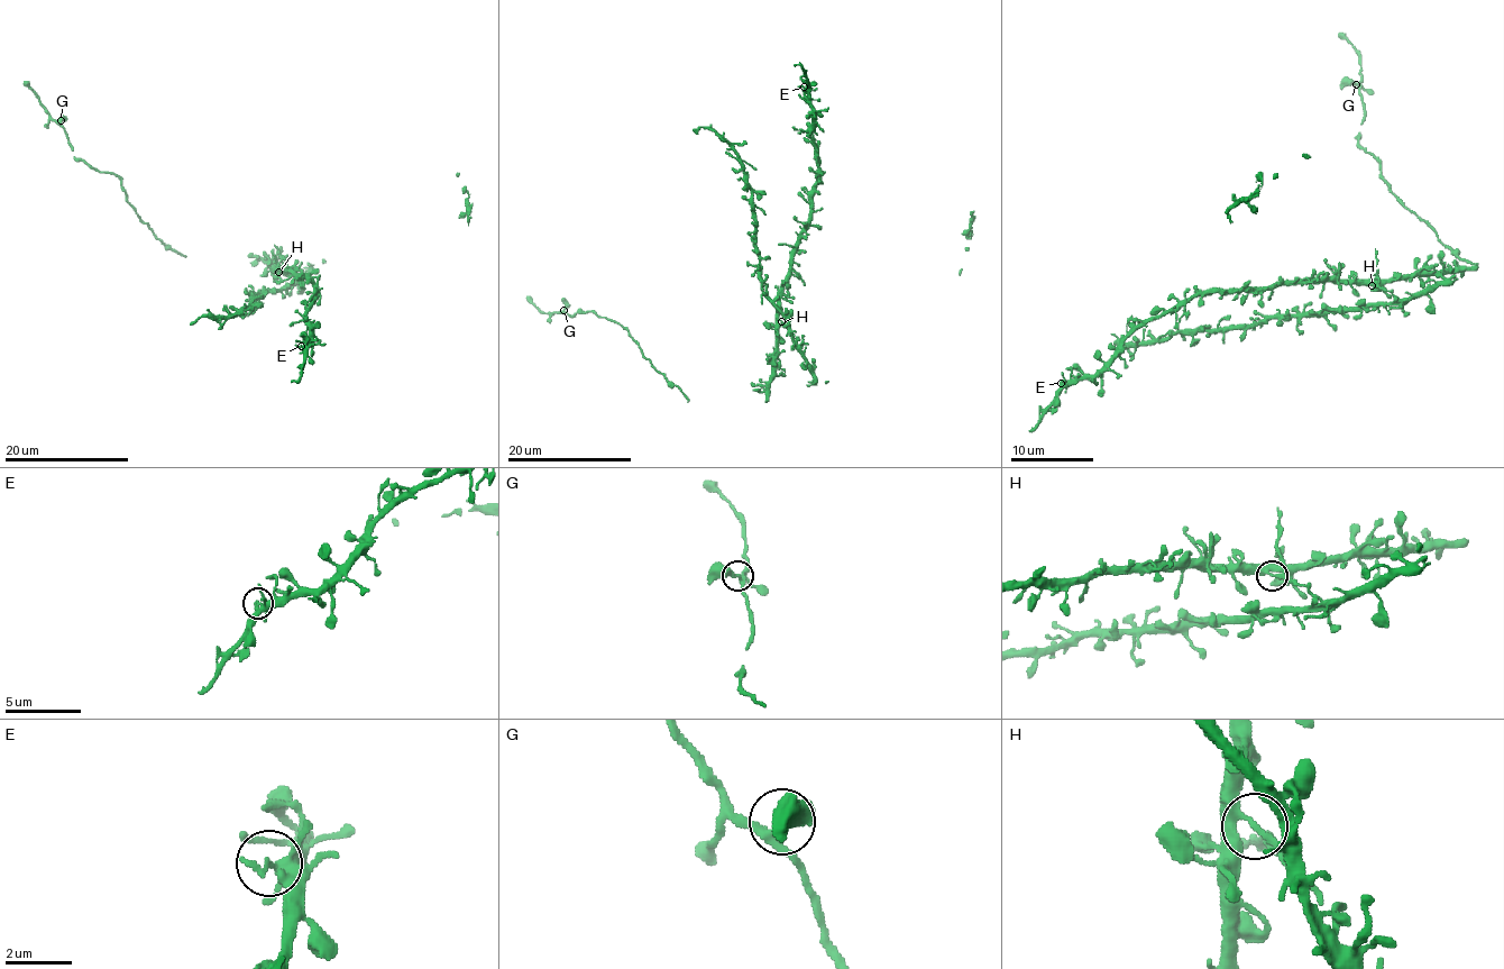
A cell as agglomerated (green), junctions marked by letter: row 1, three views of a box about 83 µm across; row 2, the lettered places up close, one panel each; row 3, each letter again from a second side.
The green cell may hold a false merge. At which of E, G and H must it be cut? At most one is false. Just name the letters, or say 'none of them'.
H

